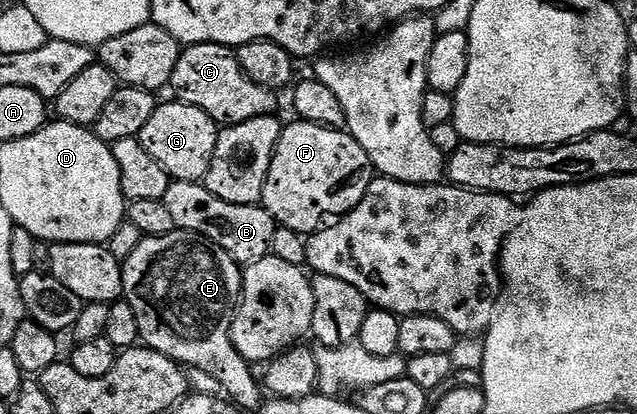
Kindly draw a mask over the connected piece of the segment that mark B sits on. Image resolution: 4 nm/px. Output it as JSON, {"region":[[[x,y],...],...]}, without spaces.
{"region":[[[177,180],[171,183],[163,196],[165,206],[173,218],[176,229],[196,232],[212,244],[225,250],[240,266],[255,264],[271,251],[273,234],[277,227],[275,219],[259,204],[234,204],[217,198],[203,182]]]}

